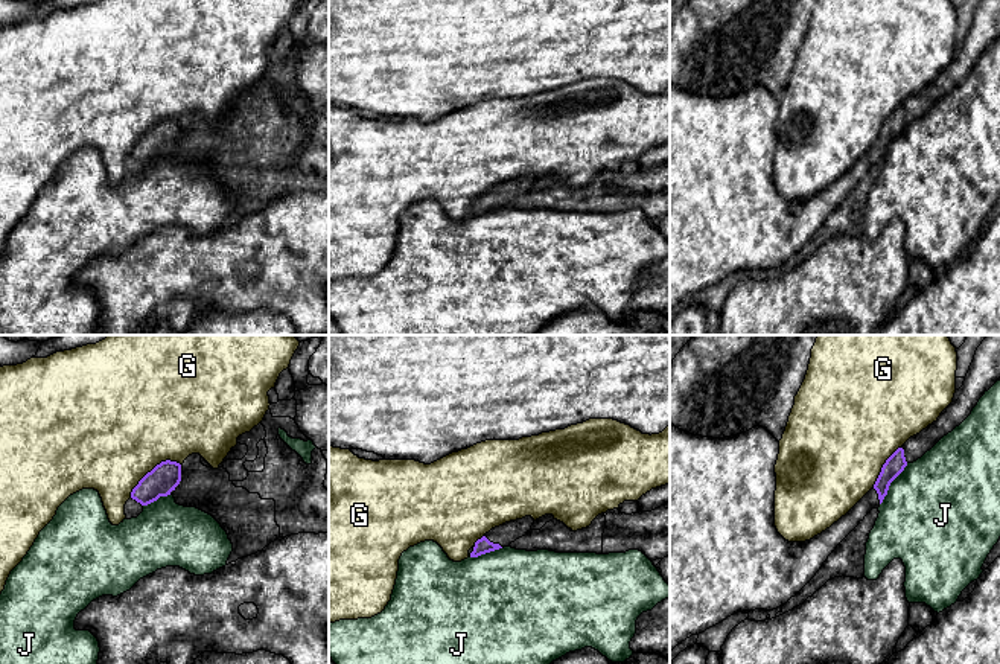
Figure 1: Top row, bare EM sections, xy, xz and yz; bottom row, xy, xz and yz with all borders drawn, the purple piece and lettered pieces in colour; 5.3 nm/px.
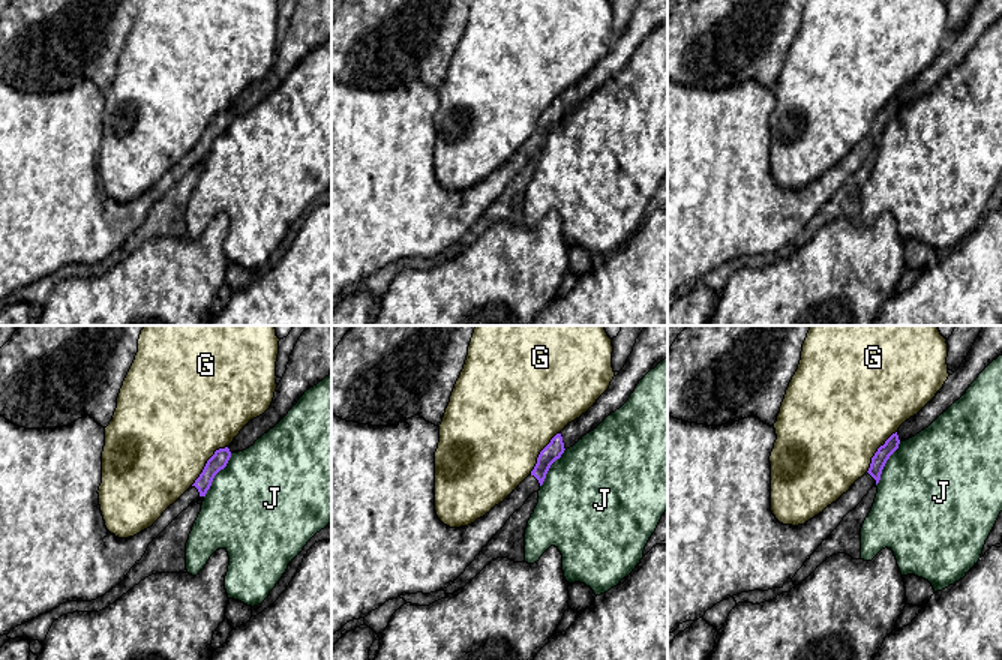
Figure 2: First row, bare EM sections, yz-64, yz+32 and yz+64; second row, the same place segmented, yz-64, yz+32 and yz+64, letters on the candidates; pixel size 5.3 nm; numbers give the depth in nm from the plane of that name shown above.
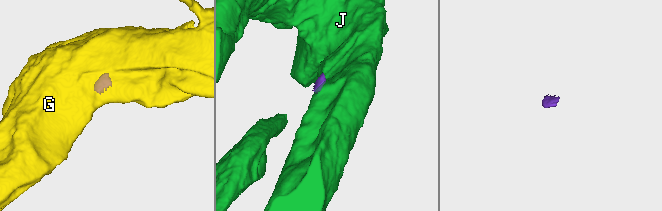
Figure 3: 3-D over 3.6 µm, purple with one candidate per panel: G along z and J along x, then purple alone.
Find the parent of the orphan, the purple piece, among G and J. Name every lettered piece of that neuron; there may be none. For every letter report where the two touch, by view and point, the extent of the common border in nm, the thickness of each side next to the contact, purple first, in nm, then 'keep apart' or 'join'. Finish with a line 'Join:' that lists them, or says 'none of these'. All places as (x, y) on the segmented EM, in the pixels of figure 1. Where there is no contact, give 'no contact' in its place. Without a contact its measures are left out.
G: contact xy (152, 469); length 320 nm; calibres 160 and 500 nm; keep apart
J: contact yz (889, 485); length 260 nm; calibres 100 and 480 nm; keep apart
Join: none of these

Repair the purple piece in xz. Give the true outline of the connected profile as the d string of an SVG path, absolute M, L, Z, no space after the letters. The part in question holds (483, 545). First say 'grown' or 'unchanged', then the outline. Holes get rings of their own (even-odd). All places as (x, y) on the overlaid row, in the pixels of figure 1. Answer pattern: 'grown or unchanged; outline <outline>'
grown; outline M525 516L522 519L505 522L499 527L492 528L481 539L475 542L470 557L478 557L481 554L508 547L516 539L530 533L534 519Z

